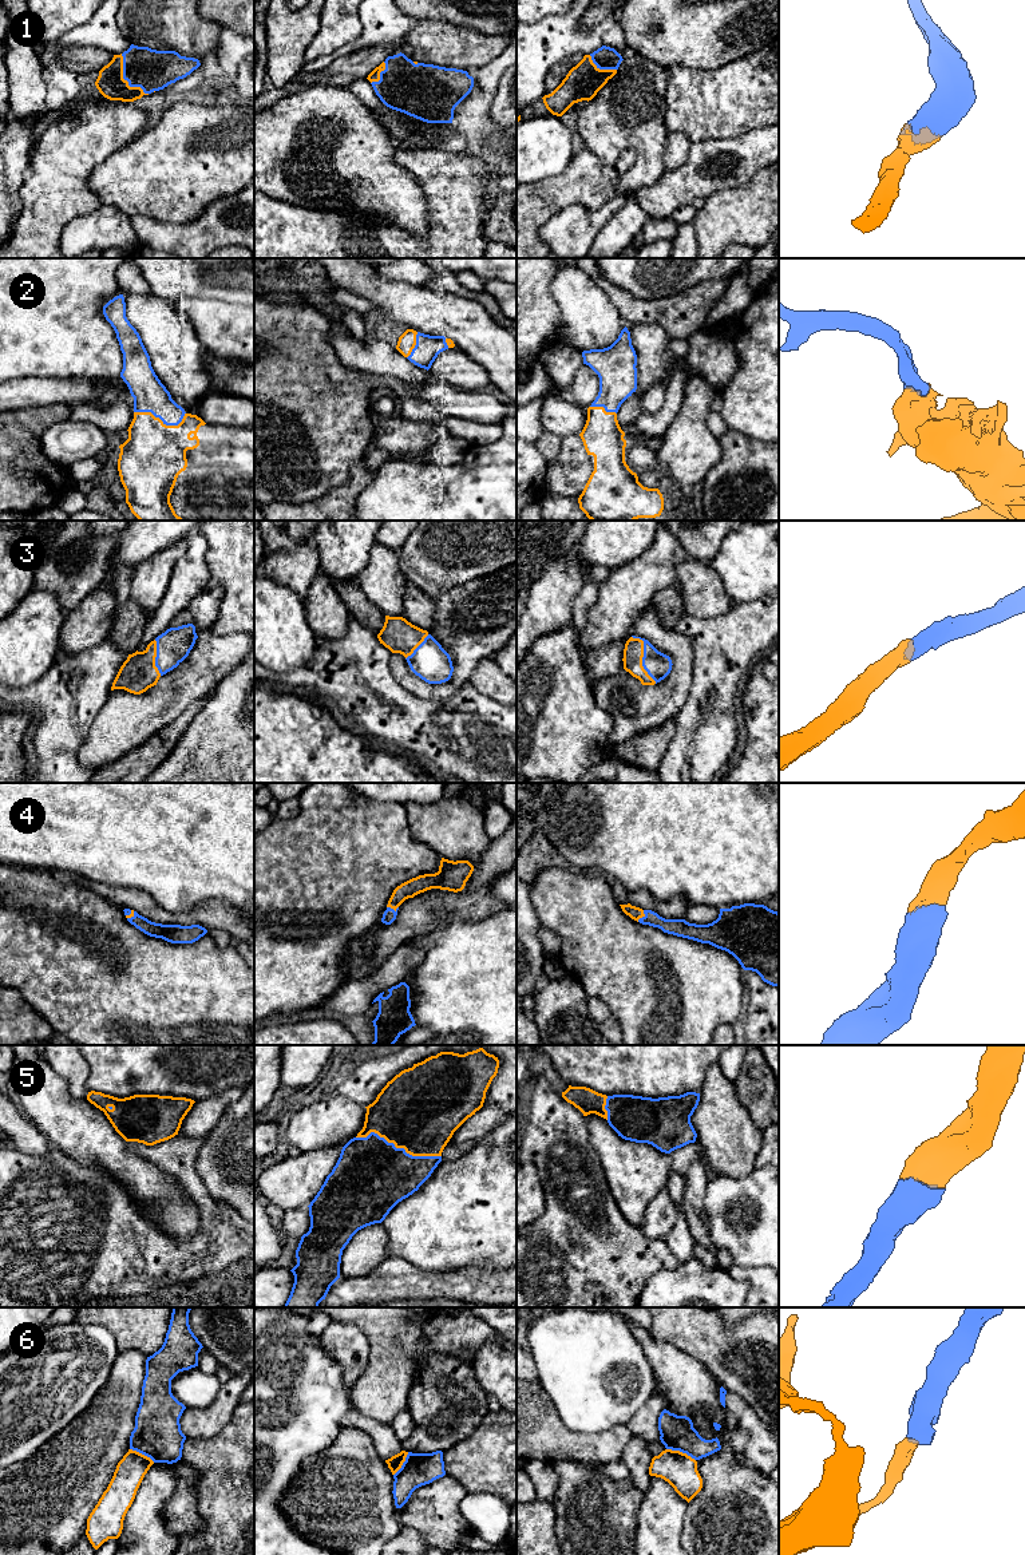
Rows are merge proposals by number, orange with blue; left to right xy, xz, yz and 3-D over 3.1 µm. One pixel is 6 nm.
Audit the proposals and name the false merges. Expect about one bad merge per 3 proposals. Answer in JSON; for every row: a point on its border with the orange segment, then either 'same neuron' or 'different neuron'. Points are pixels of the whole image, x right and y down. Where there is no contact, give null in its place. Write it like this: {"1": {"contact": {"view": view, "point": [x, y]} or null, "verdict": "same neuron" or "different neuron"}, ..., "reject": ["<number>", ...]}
{"1": {"contact": {"view": "xy", "point": [123, 79]}, "verdict": "same neuron"}, "2": {"contact": {"view": "xy", "point": [159, 419]}, "verdict": "same neuron"}, "3": {"contact": {"view": "yz", "point": [642, 656]}, "verdict": "same neuron"}, "4": {"contact": {"view": "yz", "point": [642, 916]}, "verdict": "same neuron"}, "5": {"contact": {"view": "xz", "point": [399, 1147]}, "verdict": "same neuron"}, "6": {"contact": {"view": "yz", "point": [681, 1452]}, "verdict": "different neuron"}, "reject": ["6"]}

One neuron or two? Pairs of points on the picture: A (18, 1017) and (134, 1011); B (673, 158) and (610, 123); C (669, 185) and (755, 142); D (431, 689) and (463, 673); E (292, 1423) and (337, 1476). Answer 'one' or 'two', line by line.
A: two
B: two
C: one
D: one
E: two

